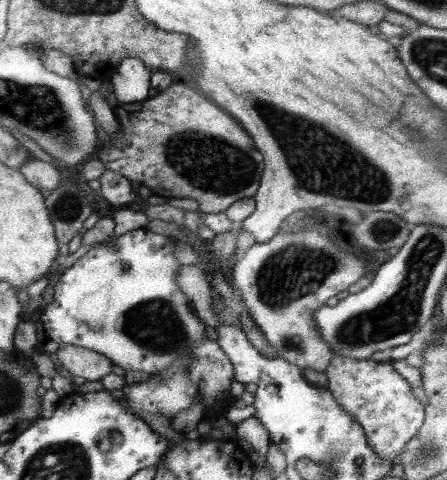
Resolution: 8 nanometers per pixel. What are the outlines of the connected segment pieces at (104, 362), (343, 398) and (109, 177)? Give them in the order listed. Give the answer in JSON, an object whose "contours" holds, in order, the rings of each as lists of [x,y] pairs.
{"contours":[[[[62,344],[58,351],[58,361],[62,368],[71,372],[73,376],[82,376],[85,380],[100,380],[112,373],[114,364],[102,354],[82,346]]],[[[336,354],[332,356],[324,374],[332,397],[360,423],[368,446],[380,459],[396,460],[425,419],[425,405],[413,396],[408,381],[394,370],[390,362],[352,359]]],[[[106,169],[99,178],[101,182],[100,199],[110,205],[135,206],[136,196],[132,191],[131,180],[120,173]]]]}

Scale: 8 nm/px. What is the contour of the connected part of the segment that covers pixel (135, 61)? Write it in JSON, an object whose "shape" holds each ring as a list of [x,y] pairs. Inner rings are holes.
{"shape":[[[135,56],[125,58],[110,78],[113,94],[118,102],[135,103],[148,99],[151,74],[150,69],[139,58]]]}

